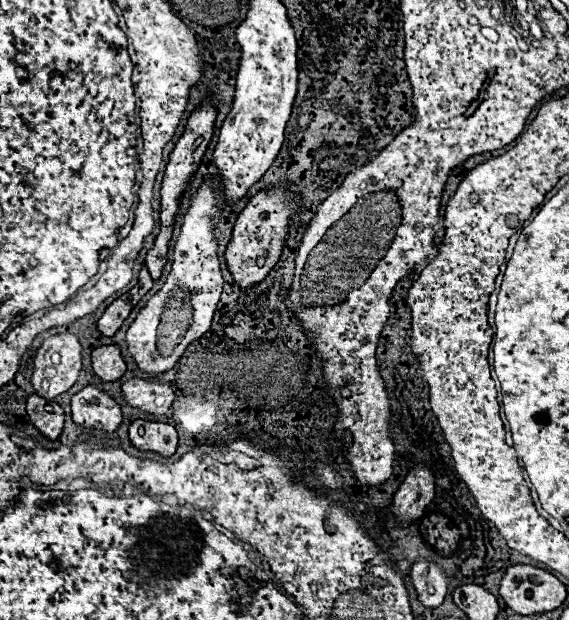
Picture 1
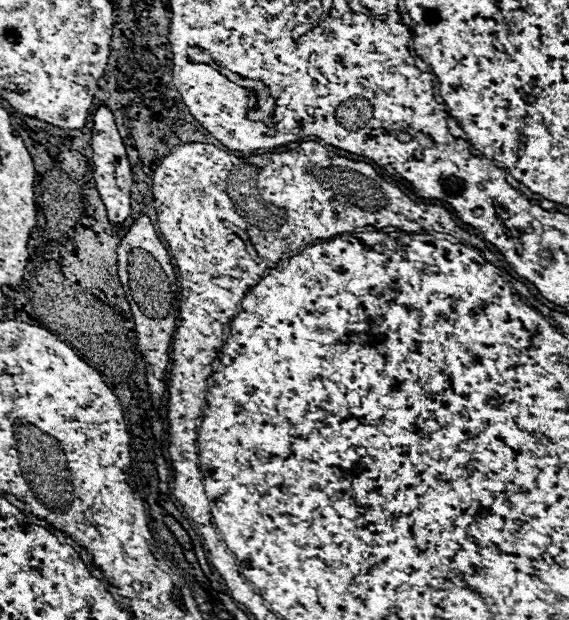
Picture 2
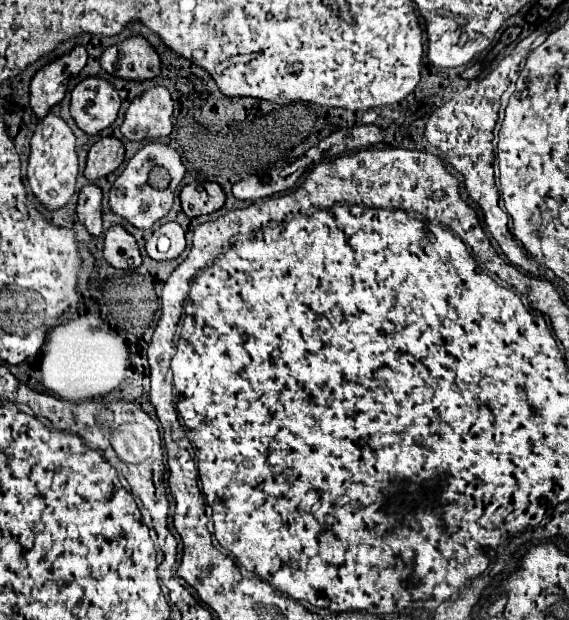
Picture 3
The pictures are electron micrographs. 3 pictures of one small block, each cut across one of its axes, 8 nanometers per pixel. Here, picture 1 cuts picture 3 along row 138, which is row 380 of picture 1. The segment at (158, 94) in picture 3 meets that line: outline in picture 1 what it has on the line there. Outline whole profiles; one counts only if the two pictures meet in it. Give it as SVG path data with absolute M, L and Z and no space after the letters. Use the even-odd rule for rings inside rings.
M140 378L124 382L122 396L128 402L128 406L154 416L166 414L166 410L174 400L174 392L168 384L162 384L158 380L140 380Z

